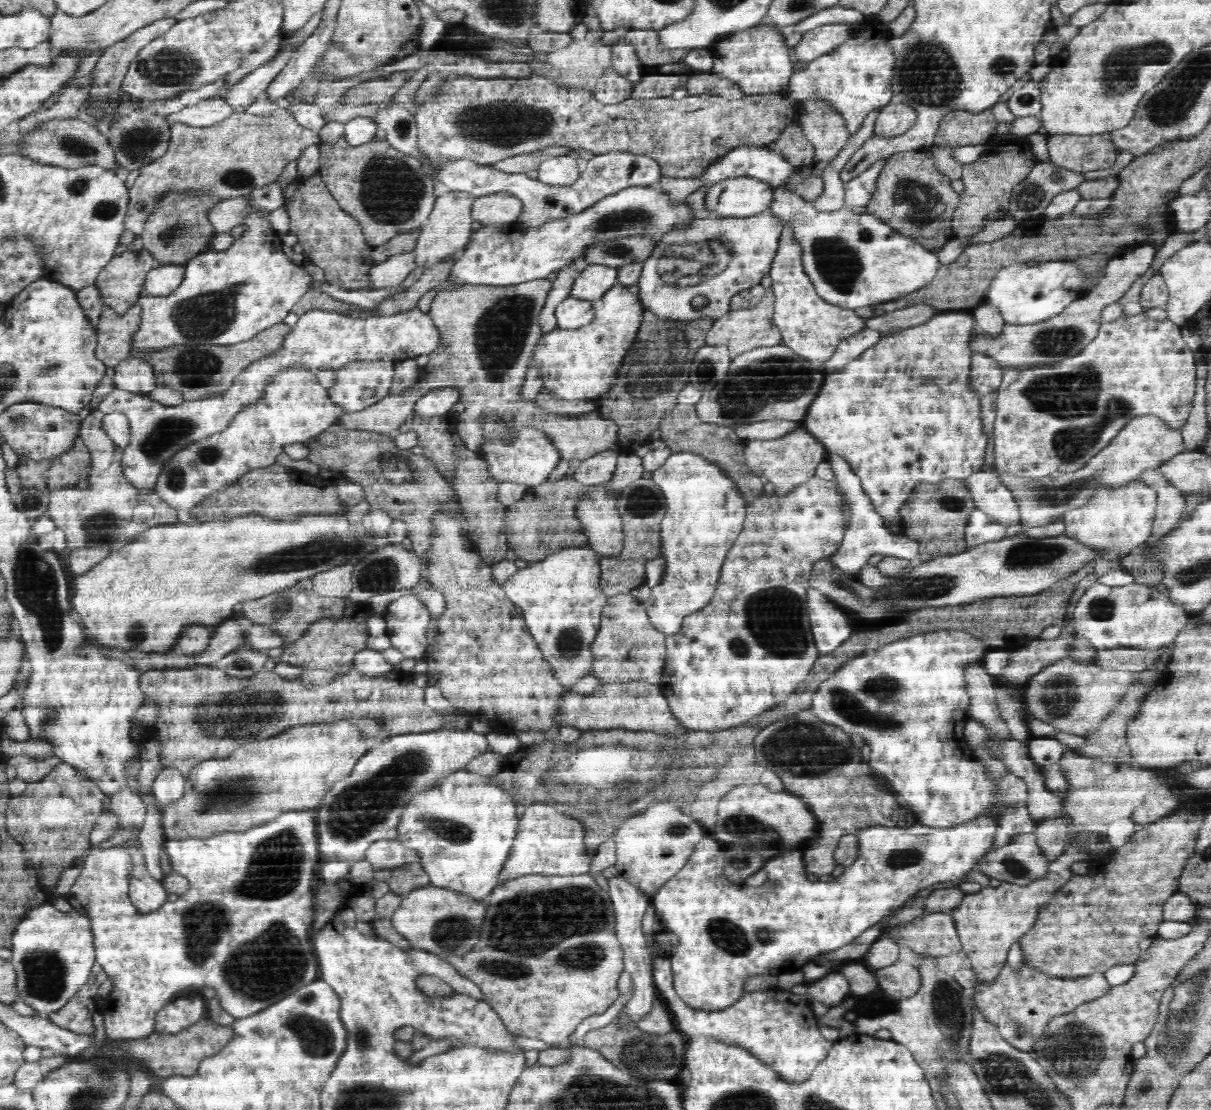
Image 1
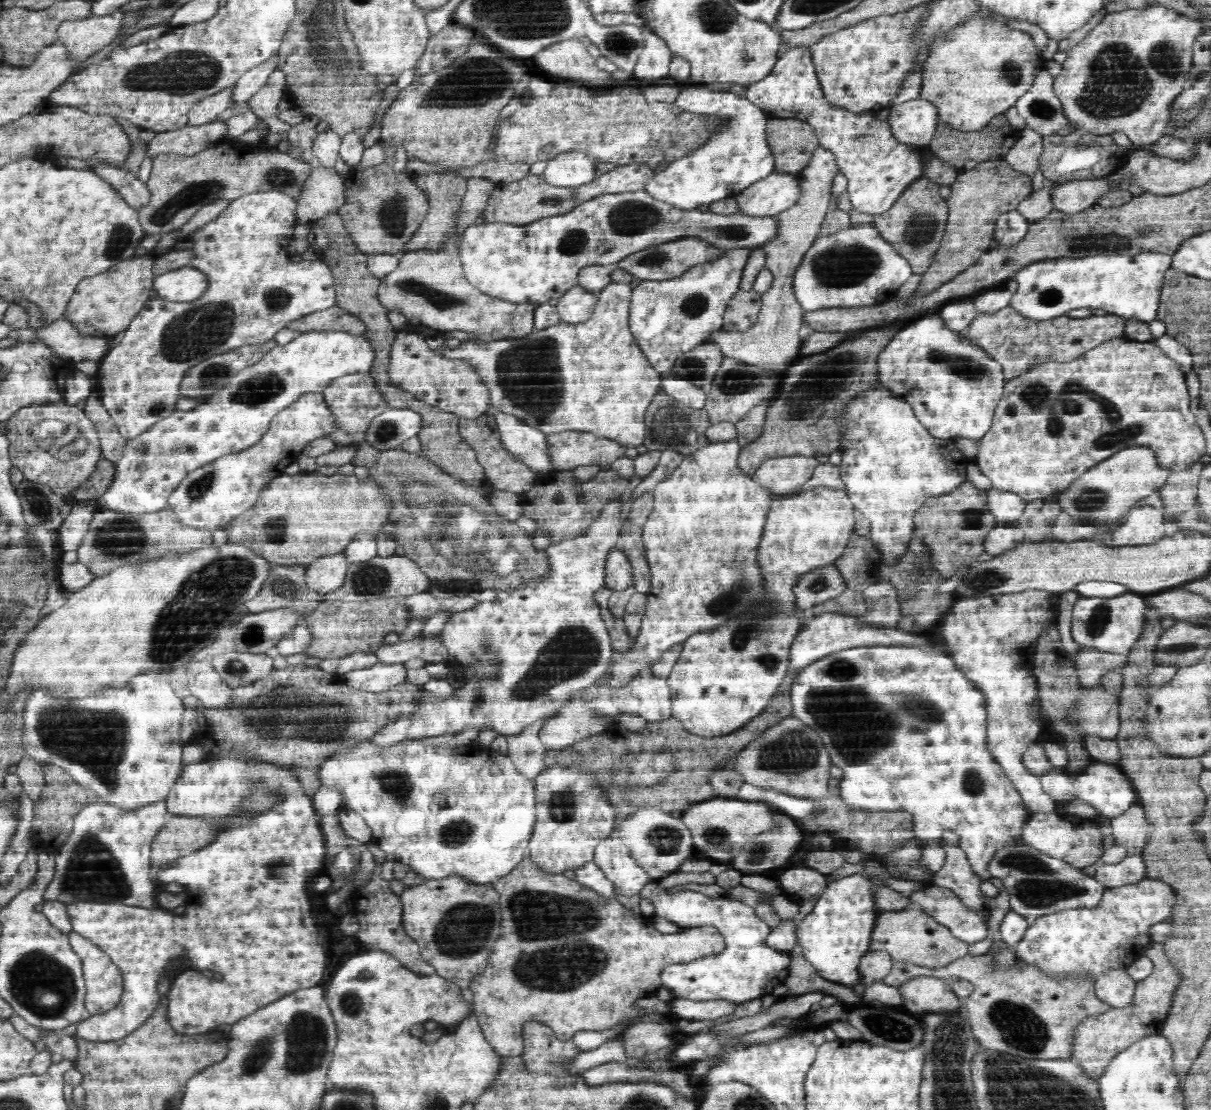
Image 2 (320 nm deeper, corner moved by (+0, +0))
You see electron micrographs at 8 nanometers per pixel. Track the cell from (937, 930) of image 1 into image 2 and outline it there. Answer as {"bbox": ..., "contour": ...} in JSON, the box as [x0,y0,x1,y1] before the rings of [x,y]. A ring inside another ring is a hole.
{"bbox":[872,905,969,967],"contour":[[[911,905],[907,909],[900,912],[882,912],[878,916],[878,924],[876,924],[876,932],[872,936],[872,950],[886,950],[894,961],[906,961],[920,966],[942,967],[949,962],[963,958],[968,955],[969,945],[963,940],[958,940],[952,935],[952,932],[934,920],[922,909],[916,905]]]}

